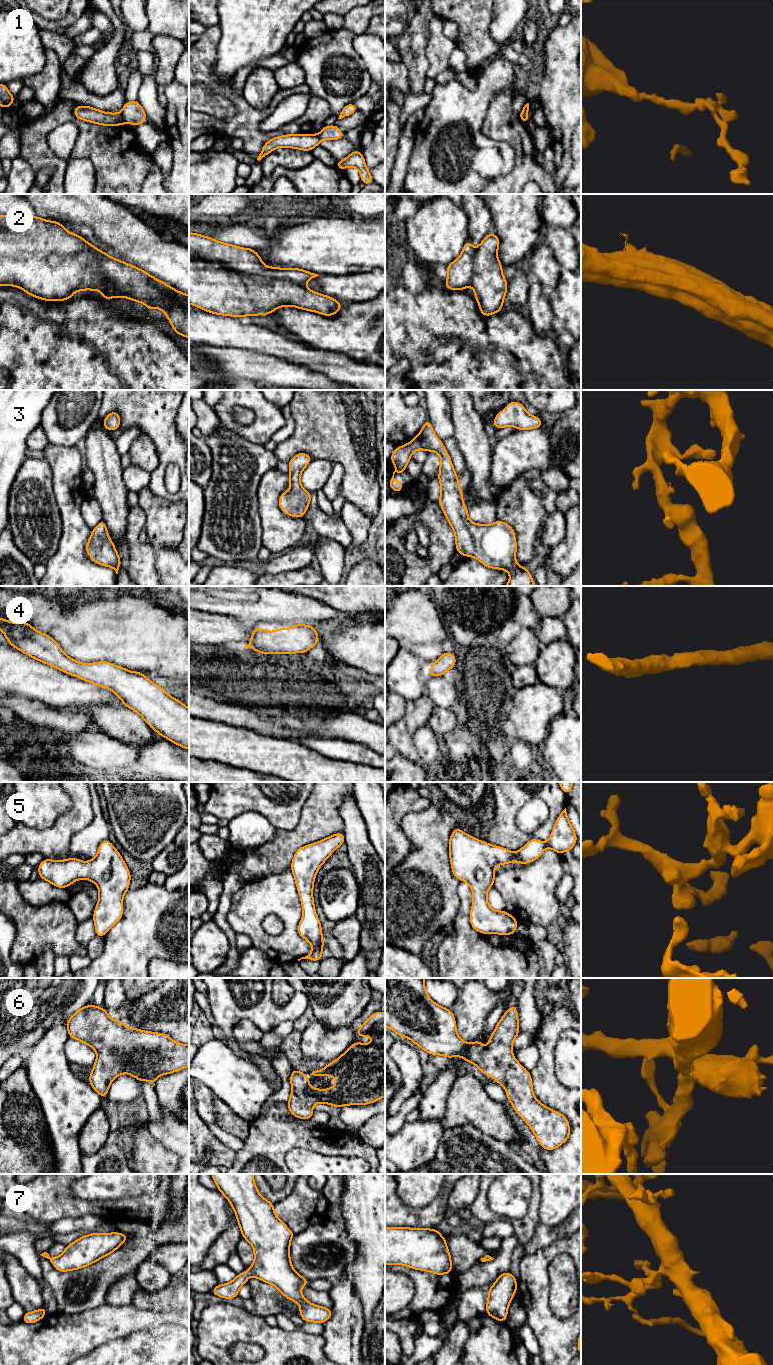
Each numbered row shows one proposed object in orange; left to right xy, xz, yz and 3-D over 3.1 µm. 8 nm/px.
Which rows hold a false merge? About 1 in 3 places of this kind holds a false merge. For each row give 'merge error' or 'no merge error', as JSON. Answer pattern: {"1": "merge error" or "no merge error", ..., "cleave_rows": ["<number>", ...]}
{"1": "merge error", "2": "merge error", "3": "no merge error", "4": "no merge error", "5": "no merge error", "6": "no merge error", "7": "no merge error", "cleave_rows": ["1", "2"]}

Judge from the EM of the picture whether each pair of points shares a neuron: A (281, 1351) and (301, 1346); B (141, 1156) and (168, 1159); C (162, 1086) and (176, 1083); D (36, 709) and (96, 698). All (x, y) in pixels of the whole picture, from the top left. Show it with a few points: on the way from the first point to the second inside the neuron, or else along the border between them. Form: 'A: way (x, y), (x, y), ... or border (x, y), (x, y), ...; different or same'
A: way (286, 1351), (296, 1351); same
B: way (148, 1157), (150, 1159), (161, 1159); same
C: way (165, 1086), (173, 1086); same
D: border (32, 699), (49, 705), (78, 708); different

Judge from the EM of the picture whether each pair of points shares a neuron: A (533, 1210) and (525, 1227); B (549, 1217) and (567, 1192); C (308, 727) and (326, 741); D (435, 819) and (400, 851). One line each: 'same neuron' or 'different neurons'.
A: same neuron
B: same neuron
C: same neuron
D: different neurons

